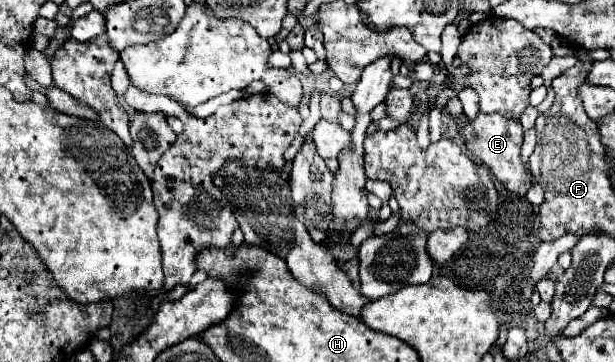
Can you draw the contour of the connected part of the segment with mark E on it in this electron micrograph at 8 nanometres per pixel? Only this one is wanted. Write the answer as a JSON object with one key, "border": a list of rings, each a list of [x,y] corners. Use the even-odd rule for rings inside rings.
{"border":[[[477,114],[477,118],[471,122],[471,126],[477,132],[477,140],[467,144],[469,156],[479,160],[483,166],[487,166],[491,170],[491,174],[511,192],[525,196],[531,182],[525,174],[525,166],[521,162],[519,150],[521,150],[521,142],[523,142],[523,132],[521,132],[521,124],[513,122],[513,120],[505,120],[501,114]]]}

